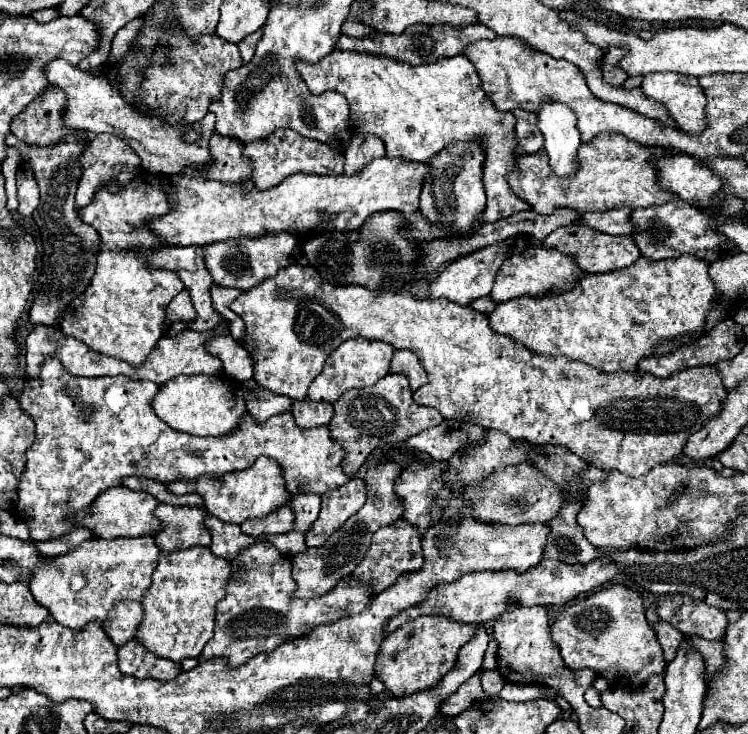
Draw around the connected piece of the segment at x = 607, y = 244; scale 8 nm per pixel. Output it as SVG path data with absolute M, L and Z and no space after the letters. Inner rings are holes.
M568 224L568 226L554 230L552 234L548 234L542 240L542 246L572 254L576 258L578 266L582 266L586 272L592 272L592 274L622 270L626 266L632 266L640 258L640 250L636 248L636 244L632 242L630 236L610 236L610 234L602 234L598 230L578 226L578 224Z

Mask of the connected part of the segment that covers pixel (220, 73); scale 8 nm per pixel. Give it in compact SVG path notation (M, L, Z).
M156 4L152 8L154 12L154 20L148 20L144 16L144 26L138 34L138 42L136 48L154 48L158 42L160 44L168 44L170 46L170 64L164 66L150 66L144 70L144 84L138 96L138 102L134 104L138 110L152 114L152 116L160 116L162 120L170 122L170 124L180 124L180 122L194 122L194 120L202 120L208 112L208 106L220 98L220 88L224 82L224 76L230 70L240 68L240 52L236 50L236 44L232 42L224 42L220 36L202 36L198 42L192 42L190 38L186 38L182 32L178 32L176 26L172 26L170 32L160 32L158 30L158 22L166 20L166 8Z

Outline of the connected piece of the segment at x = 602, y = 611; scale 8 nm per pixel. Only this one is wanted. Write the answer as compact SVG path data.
M612 584L568 604L550 632L570 670L594 668L608 678L612 688L642 686L648 676L662 674L666 666L656 632L646 622L640 596L622 584Z

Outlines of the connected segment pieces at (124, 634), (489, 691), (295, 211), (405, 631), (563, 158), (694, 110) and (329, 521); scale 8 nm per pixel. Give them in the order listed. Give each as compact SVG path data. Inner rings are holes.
M140 602L120 604L116 610L112 610L112 618L108 618L104 630L116 646L124 646L126 642L134 640L142 618L144 618L144 608Z
M486 670L482 674L482 688L484 688L486 696L490 696L490 698L498 696L502 686L504 686L504 678L502 678L502 674L498 670Z
M376 158L368 166L364 166L364 172L360 172L356 176L292 174L278 186L264 190L264 192L256 190L252 182L232 186L232 184L222 184L222 182L196 182L196 180L188 180L188 178L180 178L180 176L166 176L162 182L166 186L172 212L166 216L160 216L160 218L152 218L152 222L148 222L148 226L152 226L152 230L160 238L164 236L166 244L170 244L170 246L192 246L192 244L208 246L214 242L224 242L228 238L242 238L242 236L256 238L262 234L278 234L280 230L294 234L294 230L306 232L306 230L326 228L326 226L328 226L328 230L350 232L350 230L358 230L362 226L362 222L374 212L398 210L404 216L416 214L422 184L430 172L432 172L432 168L428 164L420 164L420 162L412 162L412 160L404 160L404 158Z
M432 616L414 618L412 622L400 626L400 630L394 630L382 642L380 654L376 658L376 678L384 682L386 690L394 698L434 688L454 668L458 650L472 638L472 634L474 624L448 622L448 618L432 618Z
M548 102L538 112L538 126L546 140L544 150L552 172L560 178L576 174L580 168L580 132L576 128L576 116L568 110L568 106Z
M660 72L648 74L642 80L642 92L646 98L660 102L672 120L686 132L702 132L704 122L704 106L706 96L698 78Z
M350 478L338 490L322 496L322 510L318 520L308 530L308 546L322 546L328 536L338 530L356 510L366 502L366 484L360 478Z

